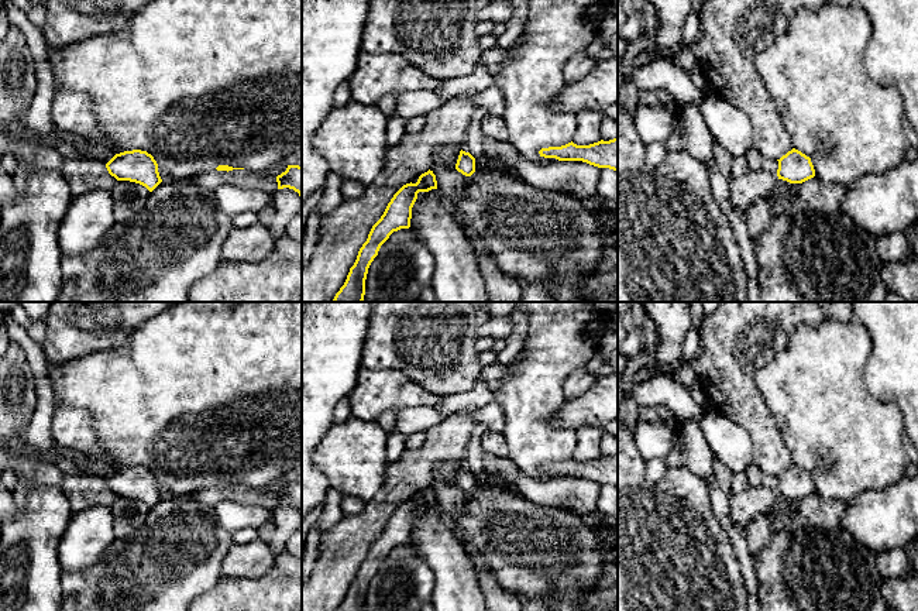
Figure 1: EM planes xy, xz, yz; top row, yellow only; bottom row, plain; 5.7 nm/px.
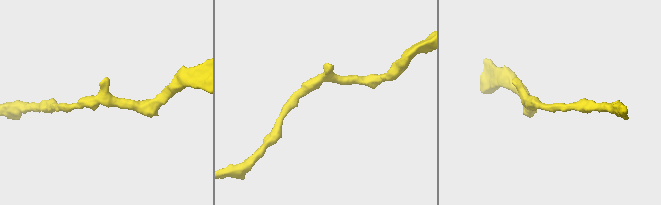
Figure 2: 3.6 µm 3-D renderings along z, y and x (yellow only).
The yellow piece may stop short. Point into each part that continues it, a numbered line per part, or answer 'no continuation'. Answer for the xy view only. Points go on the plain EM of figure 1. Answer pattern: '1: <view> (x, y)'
no continuation

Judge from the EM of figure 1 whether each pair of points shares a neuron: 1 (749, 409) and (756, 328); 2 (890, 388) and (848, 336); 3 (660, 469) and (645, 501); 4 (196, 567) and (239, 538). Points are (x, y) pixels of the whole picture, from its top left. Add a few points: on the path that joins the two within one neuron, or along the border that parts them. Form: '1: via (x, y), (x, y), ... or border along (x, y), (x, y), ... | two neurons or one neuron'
1: via (743, 390), (743, 347) | one neuron
2: border along (866, 329), (872, 352), (865, 388), (870, 394) | two neurons
3: border along (645, 462), (650, 480), (669, 470) | two neurons
4: border along (230, 534), (236, 543) | two neurons

